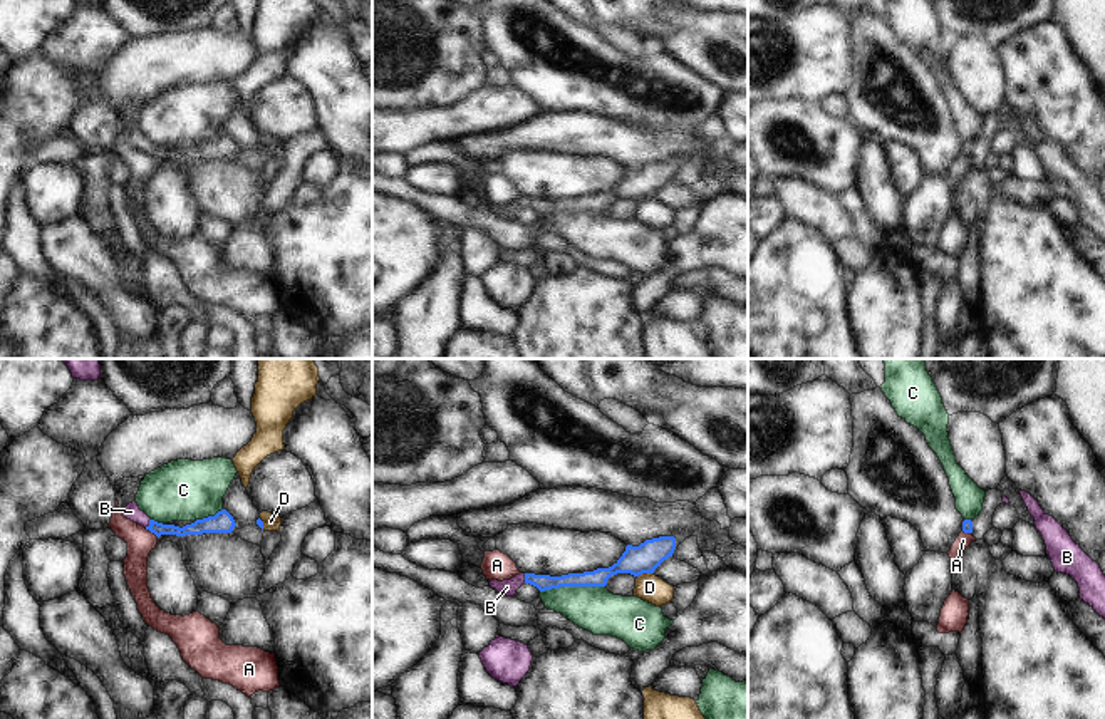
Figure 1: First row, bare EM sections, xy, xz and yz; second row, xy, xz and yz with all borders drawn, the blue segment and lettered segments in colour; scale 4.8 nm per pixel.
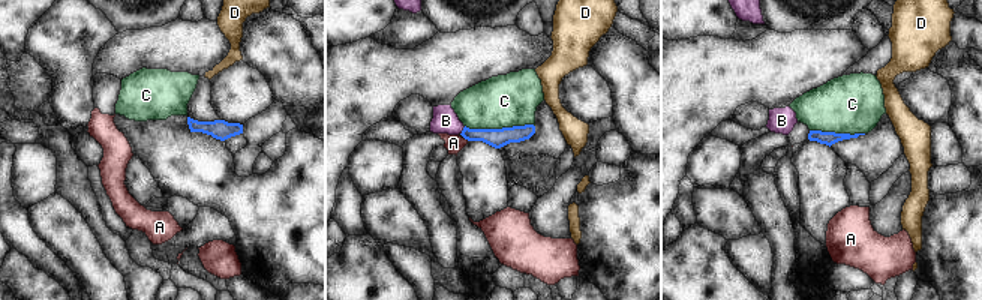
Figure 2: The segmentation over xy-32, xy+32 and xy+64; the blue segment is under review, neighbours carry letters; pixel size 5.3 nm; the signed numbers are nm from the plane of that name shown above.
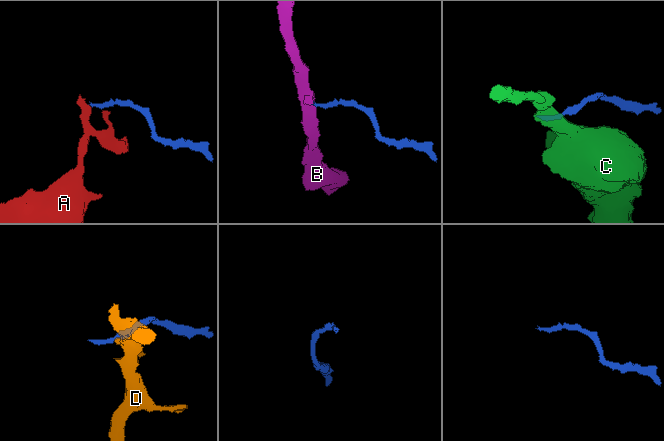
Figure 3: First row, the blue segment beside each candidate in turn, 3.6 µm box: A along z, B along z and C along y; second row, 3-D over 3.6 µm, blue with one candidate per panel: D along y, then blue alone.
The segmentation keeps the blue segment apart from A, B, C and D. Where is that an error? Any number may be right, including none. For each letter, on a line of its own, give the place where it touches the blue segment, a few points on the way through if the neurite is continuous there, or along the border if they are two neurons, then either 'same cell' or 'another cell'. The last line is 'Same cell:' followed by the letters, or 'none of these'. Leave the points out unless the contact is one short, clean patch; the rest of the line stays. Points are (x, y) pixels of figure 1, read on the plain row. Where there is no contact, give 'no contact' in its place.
A: contact xy (151, 156); border xy (145, 153), (158, 161); another cell
B: contact xy (150, 148); way xy (200, 151), (163, 155), (150, 148), (131, 136); same cell
C: contact xz (572, 210); border xz (604, 210), (560, 210), (540, 217); another cell
D: contact xz (644, 196); border xz (653, 196), (643, 196), (638, 201); another cell
Same cell: B

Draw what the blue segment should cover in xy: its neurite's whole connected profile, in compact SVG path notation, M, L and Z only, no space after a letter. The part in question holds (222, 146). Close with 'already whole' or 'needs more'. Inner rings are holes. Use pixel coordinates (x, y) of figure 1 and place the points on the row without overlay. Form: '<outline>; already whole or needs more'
M136 126L129 127L126 134L121 137L124 142L144 151L158 163L161 159L186 161L186 159L203 159L203 158L231 158L233 153L236 151L233 141L226 134L218 136L215 141L196 144L195 147L186 149L183 153L174 149L163 149L151 144L144 136L139 134Z; needs more

